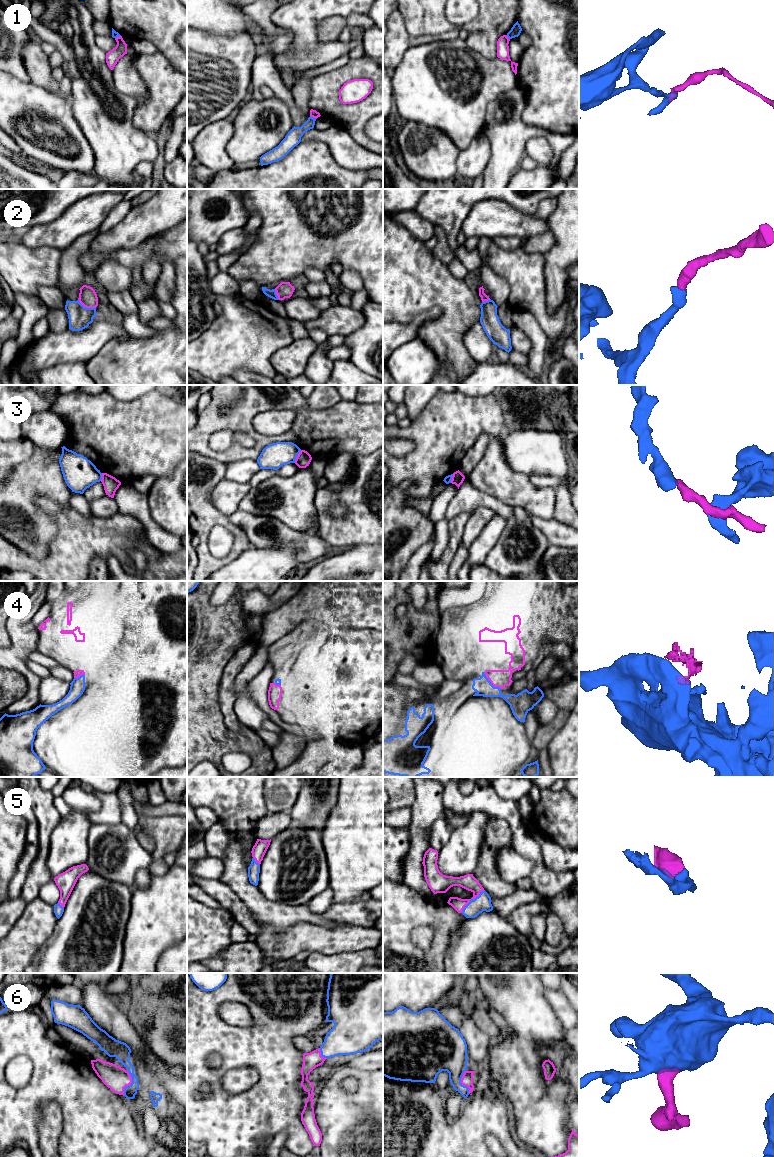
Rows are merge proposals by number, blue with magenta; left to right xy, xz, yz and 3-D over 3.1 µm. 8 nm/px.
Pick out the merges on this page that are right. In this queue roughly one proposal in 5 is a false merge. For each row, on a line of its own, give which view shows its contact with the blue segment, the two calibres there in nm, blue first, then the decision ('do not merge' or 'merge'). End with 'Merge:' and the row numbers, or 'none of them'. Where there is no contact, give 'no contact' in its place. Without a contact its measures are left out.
1: xz | 120/60 nm | do not merge
2: xy | 180/150 nm | merge
3: xz | 200/120 nm | do not merge
4: yz | 140/140 nm | merge
5: yz | 130/120 nm | merge
6: xy | 110/190 nm | merge
Merge: 2, 4, 5, 6

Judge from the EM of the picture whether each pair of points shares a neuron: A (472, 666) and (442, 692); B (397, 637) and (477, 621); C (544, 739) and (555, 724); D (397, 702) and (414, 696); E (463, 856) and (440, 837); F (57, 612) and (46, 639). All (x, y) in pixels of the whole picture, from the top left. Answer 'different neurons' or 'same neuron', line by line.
A: different neurons
B: different neurons
C: same neuron
D: different neurons
E: different neurons
F: same neuron

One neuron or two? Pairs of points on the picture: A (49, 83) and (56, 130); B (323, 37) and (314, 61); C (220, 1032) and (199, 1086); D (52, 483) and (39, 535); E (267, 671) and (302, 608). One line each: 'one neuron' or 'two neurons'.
A: two neurons
B: two neurons
C: one neuron
D: one neuron
E: two neurons

